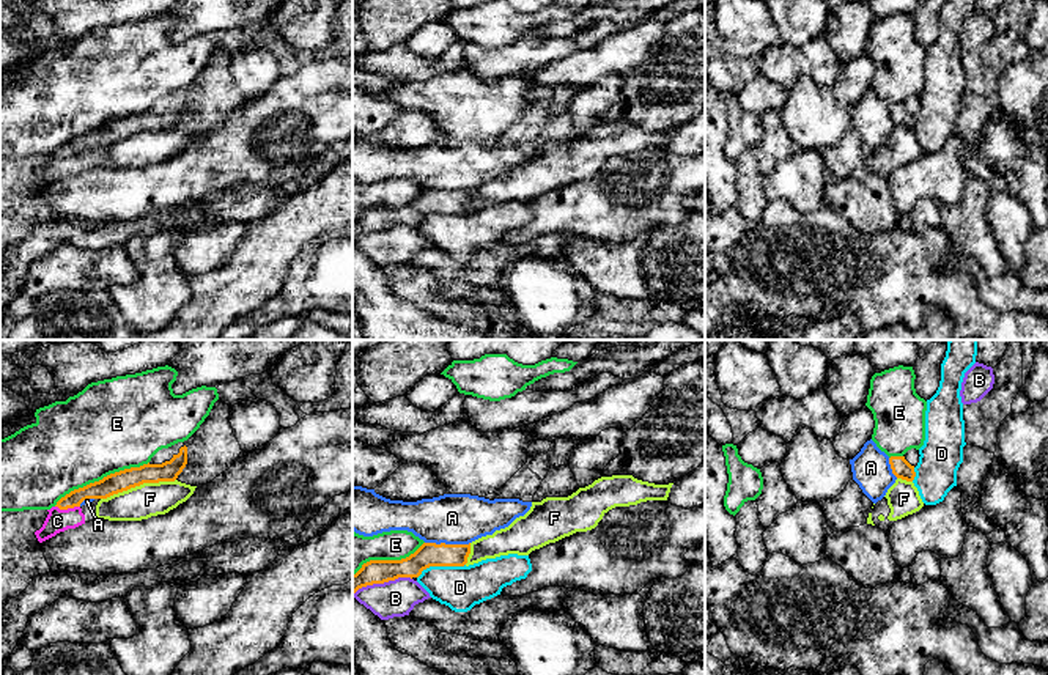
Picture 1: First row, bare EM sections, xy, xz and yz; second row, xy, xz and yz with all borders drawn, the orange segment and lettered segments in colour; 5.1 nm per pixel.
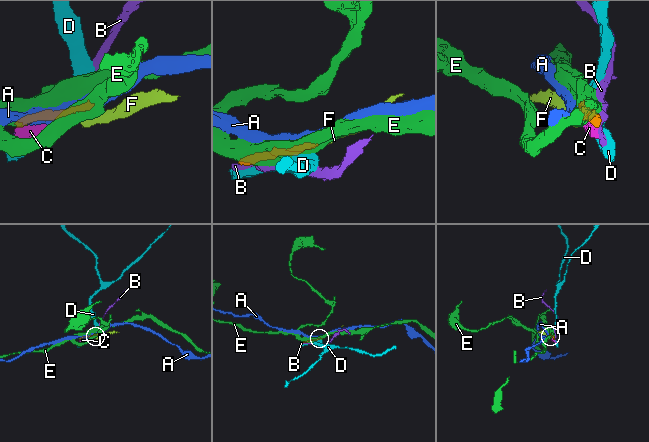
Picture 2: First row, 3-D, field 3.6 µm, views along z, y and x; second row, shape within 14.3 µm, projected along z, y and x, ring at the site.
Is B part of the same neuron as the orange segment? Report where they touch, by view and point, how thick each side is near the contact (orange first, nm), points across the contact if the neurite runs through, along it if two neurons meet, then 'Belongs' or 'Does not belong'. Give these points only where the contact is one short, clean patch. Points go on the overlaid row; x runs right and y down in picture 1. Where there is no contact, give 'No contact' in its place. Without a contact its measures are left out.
Touches orange at xz (381, 582). Thickness 130 nm (orange) against 190 nm. Boundary: xz (411, 578), (367, 584), (353, 593). Does not belong

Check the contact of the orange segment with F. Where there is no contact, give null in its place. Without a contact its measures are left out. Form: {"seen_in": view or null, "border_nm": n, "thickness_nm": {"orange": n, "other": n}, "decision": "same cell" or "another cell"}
{"seen_in": "xy", "border_nm": 400, "thickness_nm": {"orange": 110, "other": 180}, "decision": "another cell"}

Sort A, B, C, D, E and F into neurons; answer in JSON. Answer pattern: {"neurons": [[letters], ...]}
{"neurons": [["A"], ["B"], ["C", "F"], ["D"], ["E"]]}

